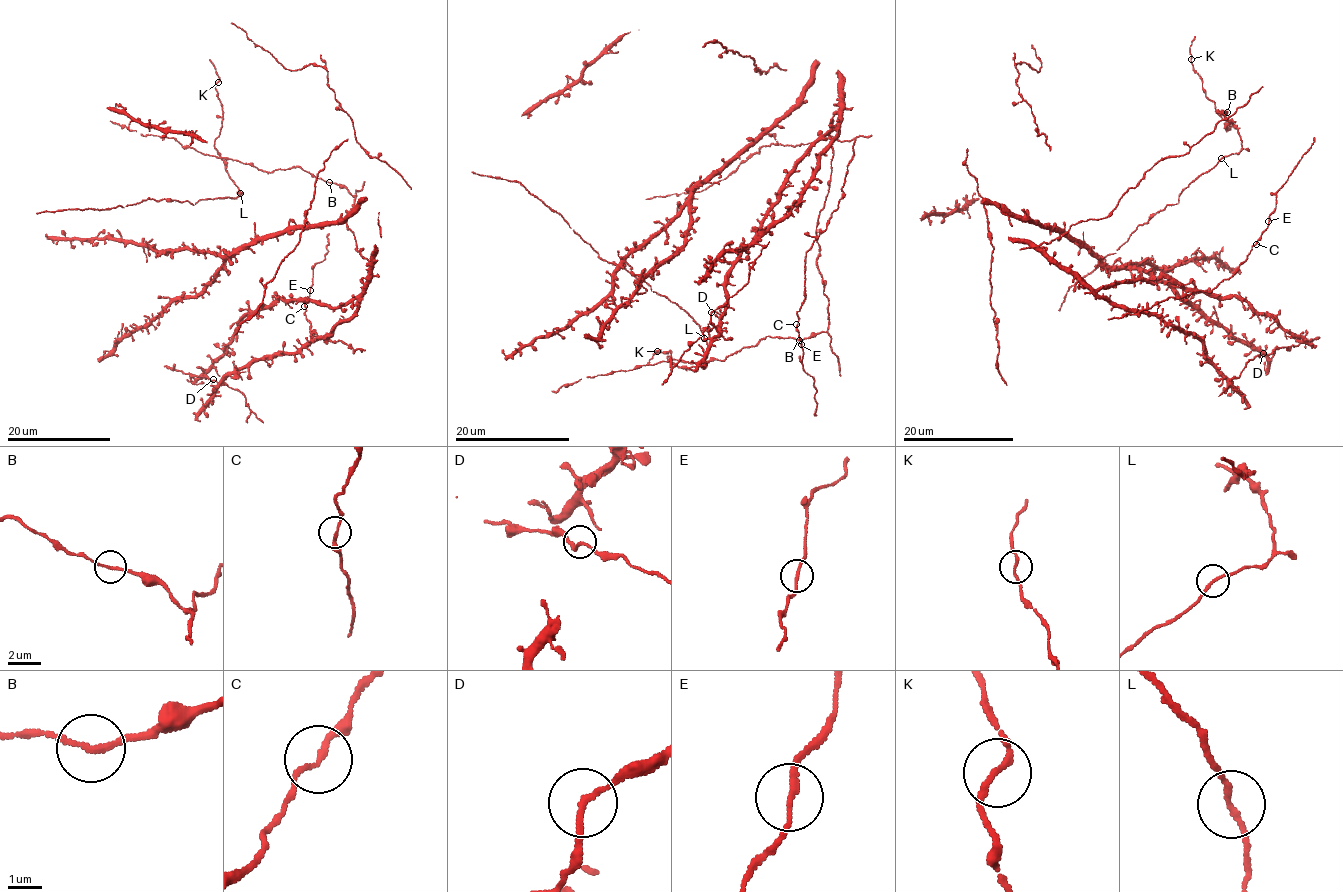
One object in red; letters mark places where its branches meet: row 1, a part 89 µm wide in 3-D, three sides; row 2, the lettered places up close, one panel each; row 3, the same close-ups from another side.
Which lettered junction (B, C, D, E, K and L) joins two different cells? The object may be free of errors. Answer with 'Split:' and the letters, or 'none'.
Split: none

